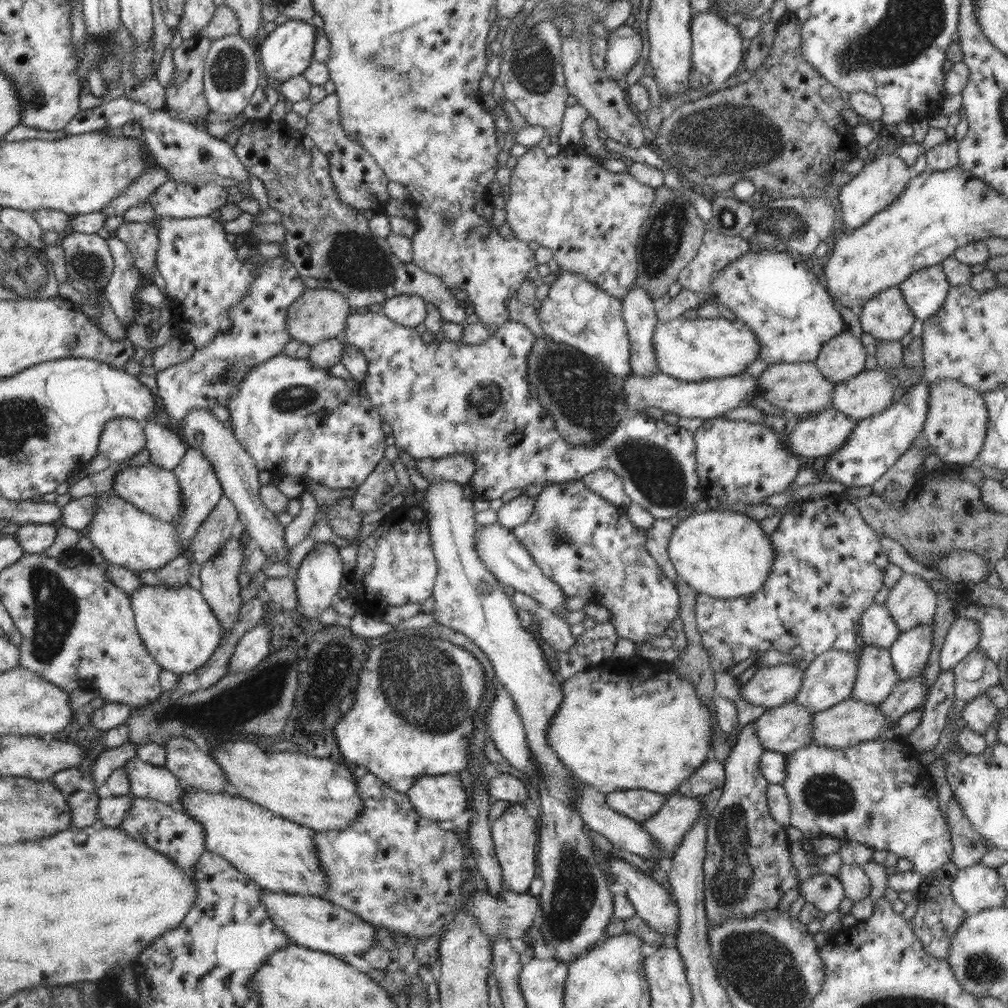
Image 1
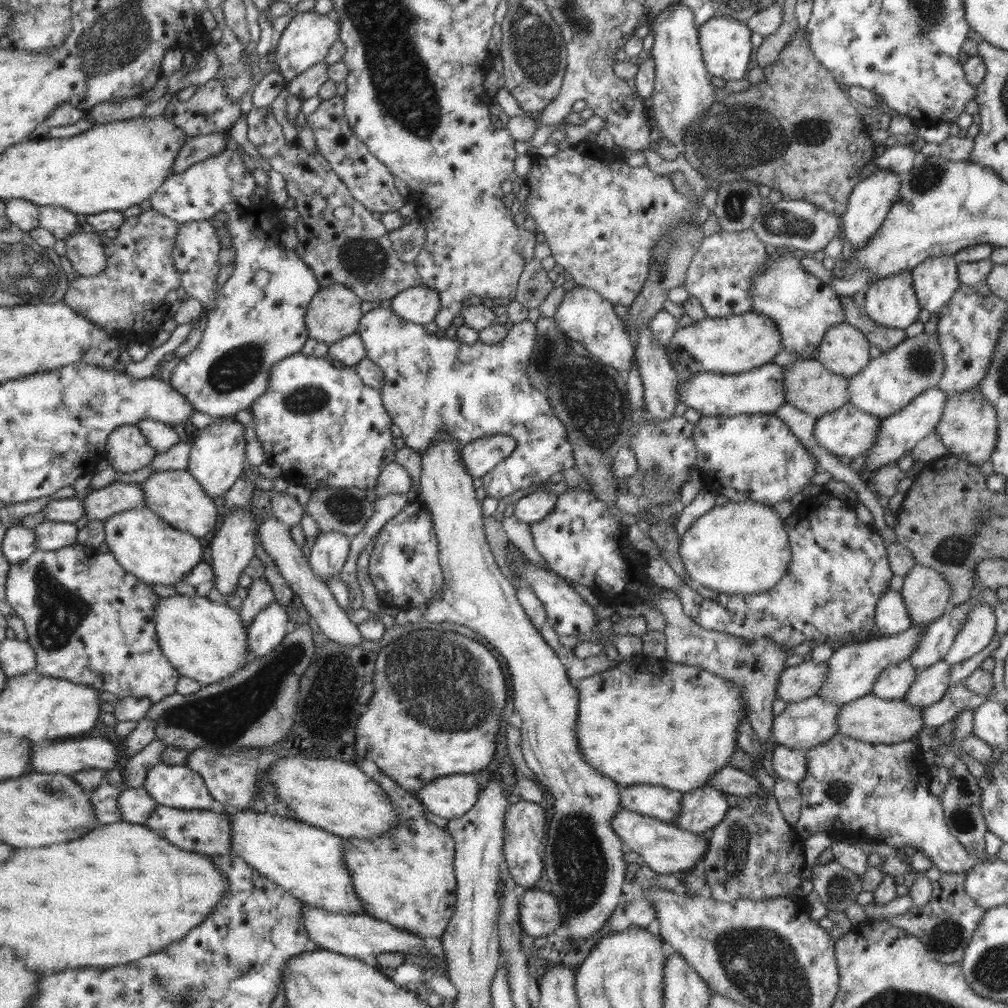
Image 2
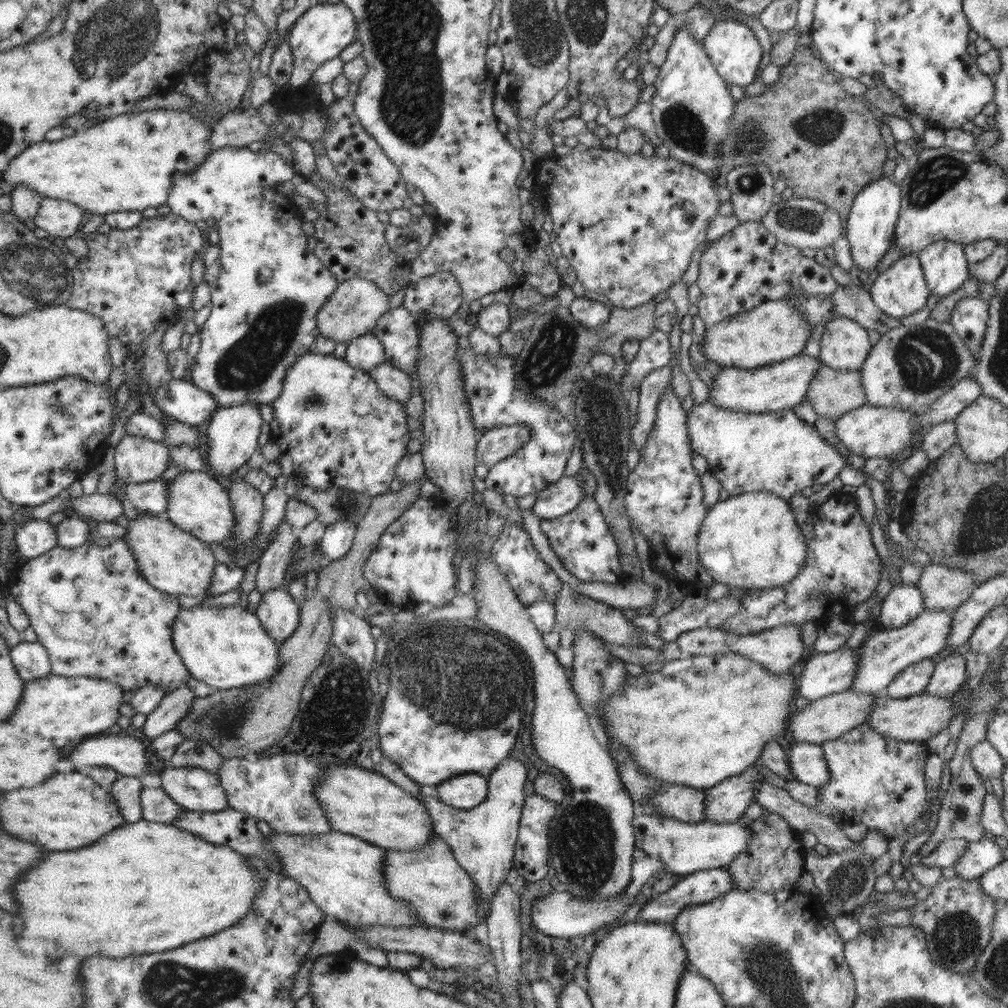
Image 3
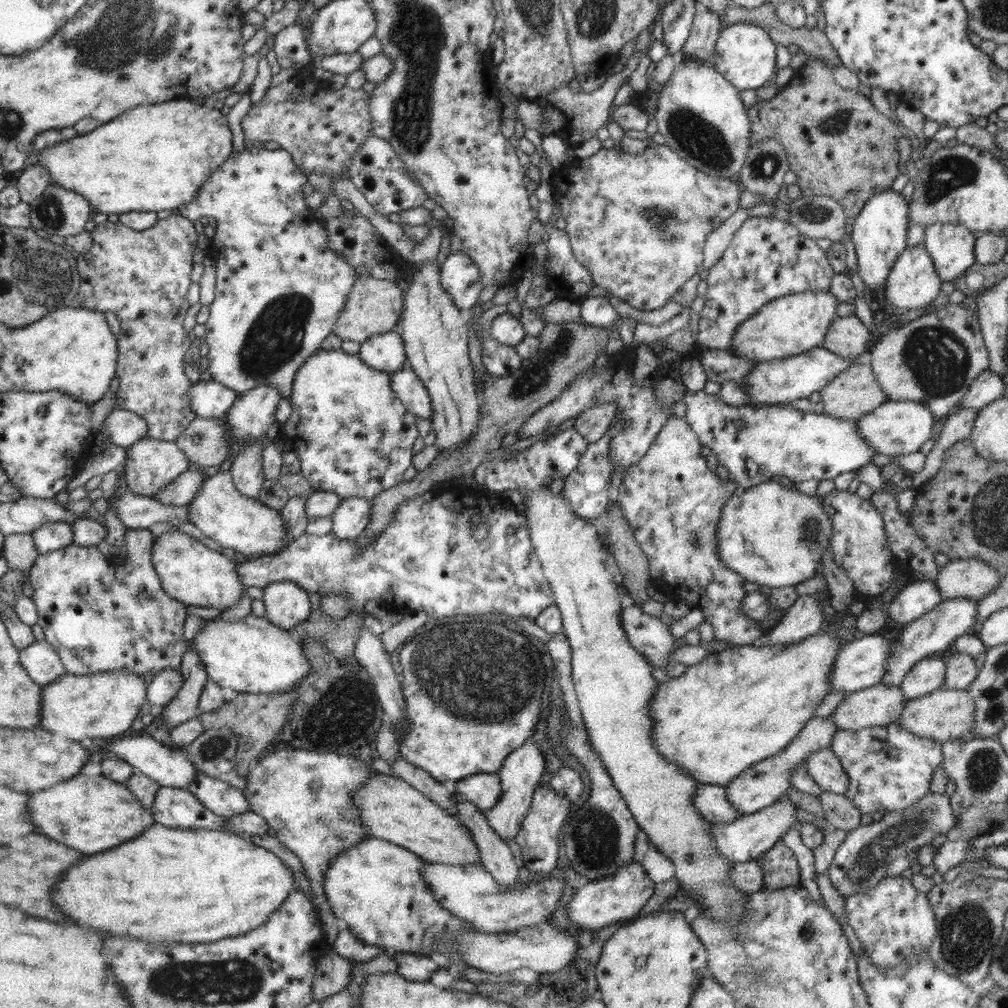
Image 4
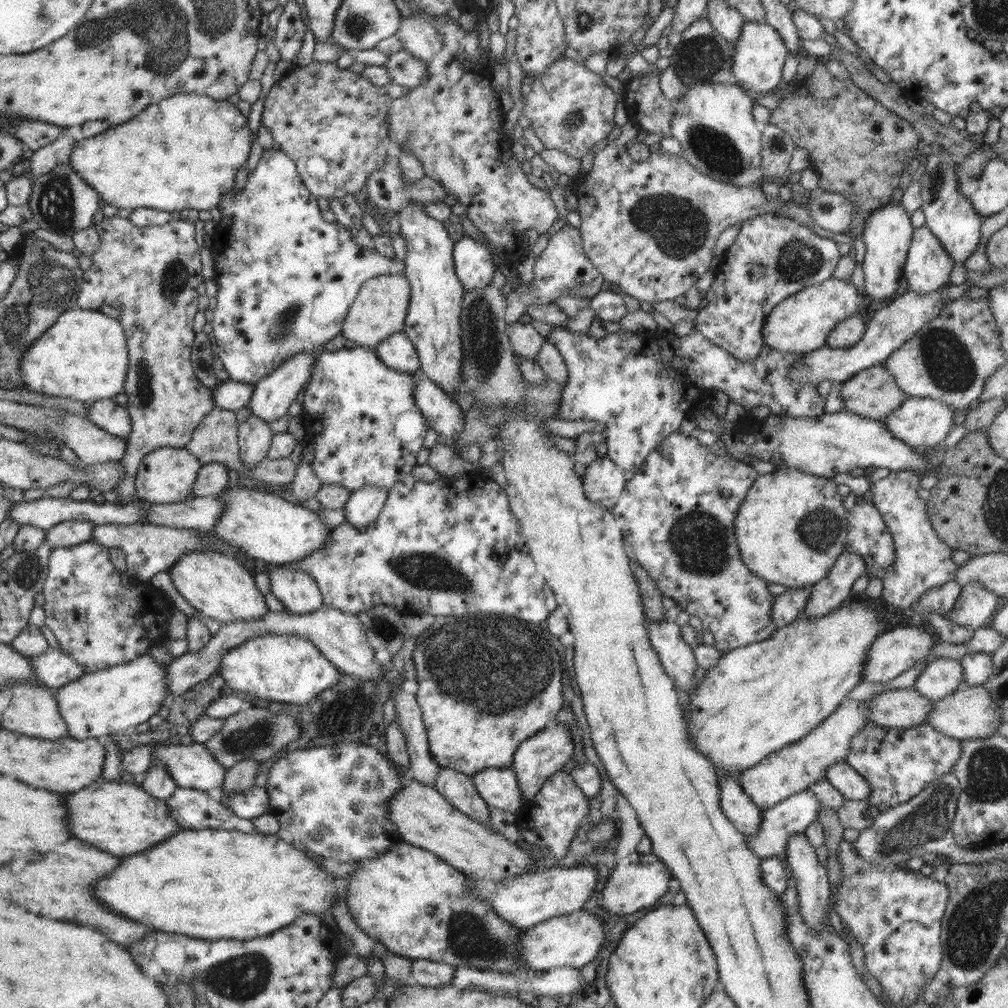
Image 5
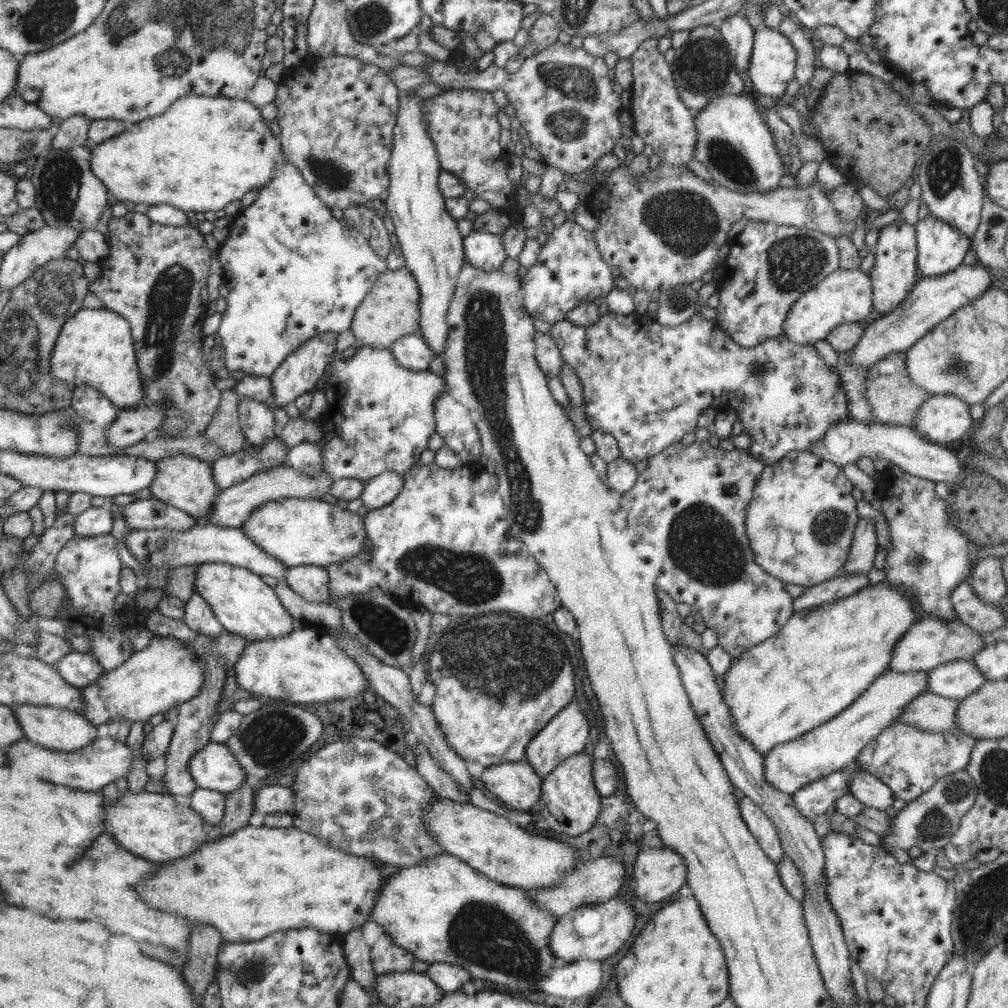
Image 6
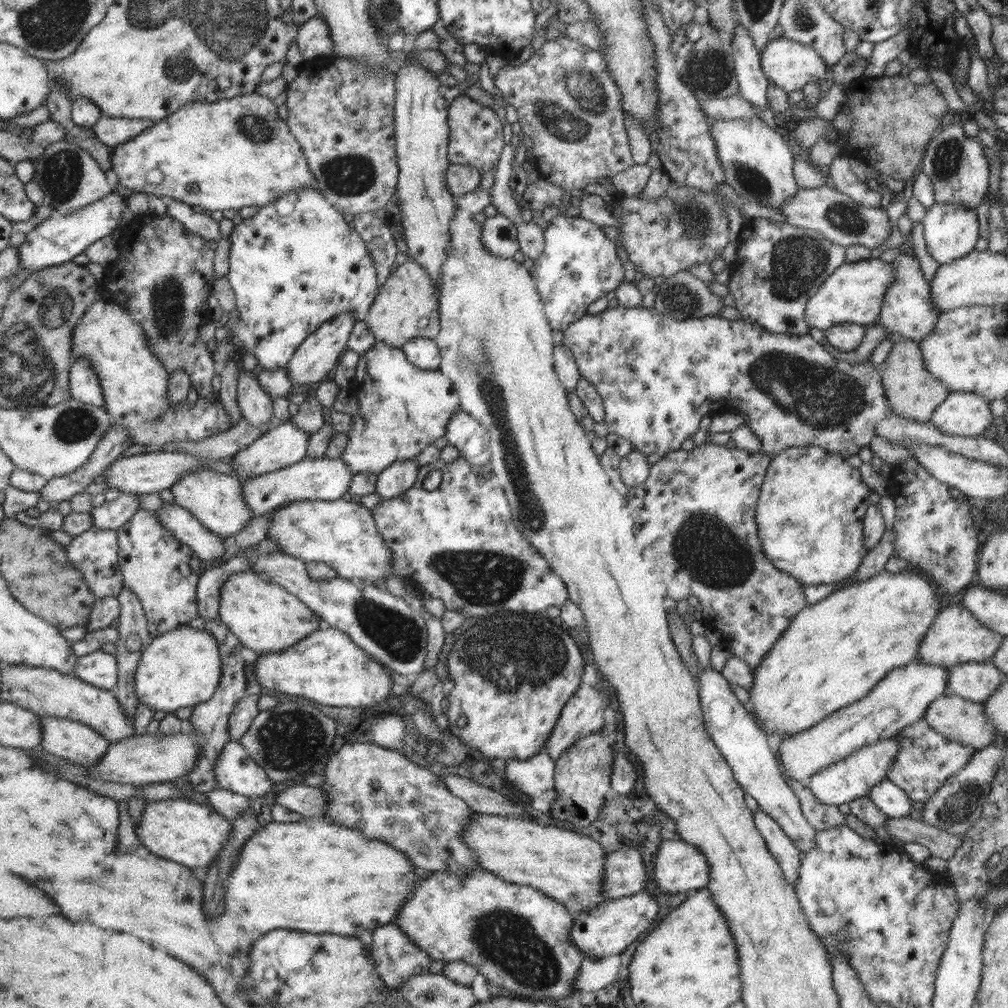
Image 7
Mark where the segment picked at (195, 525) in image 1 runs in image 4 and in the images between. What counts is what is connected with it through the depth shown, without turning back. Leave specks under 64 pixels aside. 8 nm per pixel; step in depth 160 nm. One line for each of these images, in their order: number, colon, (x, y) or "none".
2: (217, 459)
3: (232, 434)
4: (252, 413)

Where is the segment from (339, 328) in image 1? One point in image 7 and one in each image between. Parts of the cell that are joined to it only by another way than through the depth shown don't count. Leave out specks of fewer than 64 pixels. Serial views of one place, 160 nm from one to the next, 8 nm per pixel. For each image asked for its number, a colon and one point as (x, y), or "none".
2: (334, 312)
3: (351, 311)
4: (373, 306)
5: (380, 307)
6: (390, 310)
7: (407, 306)

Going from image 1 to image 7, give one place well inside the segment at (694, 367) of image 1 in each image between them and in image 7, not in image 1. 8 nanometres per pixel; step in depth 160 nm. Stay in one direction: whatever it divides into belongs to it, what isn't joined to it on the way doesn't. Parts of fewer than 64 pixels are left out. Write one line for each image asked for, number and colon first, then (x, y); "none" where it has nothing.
2: (729, 345)
3: (775, 330)
4: (792, 324)
5: (801, 323)
6: (844, 296)
7: (853, 293)

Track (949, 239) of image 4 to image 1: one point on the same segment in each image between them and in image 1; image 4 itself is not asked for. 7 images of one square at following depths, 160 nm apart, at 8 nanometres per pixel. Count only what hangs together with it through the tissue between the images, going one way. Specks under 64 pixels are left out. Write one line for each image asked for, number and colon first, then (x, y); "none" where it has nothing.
1: (924, 291)
2: (935, 280)
3: (944, 264)

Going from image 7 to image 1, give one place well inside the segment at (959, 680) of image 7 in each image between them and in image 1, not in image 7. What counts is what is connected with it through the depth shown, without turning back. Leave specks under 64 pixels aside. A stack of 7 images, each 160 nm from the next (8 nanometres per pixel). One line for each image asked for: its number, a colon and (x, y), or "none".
1: (875, 678)
2: (893, 683)
3: (912, 680)
4: (926, 676)
5: (939, 678)
6: (957, 679)

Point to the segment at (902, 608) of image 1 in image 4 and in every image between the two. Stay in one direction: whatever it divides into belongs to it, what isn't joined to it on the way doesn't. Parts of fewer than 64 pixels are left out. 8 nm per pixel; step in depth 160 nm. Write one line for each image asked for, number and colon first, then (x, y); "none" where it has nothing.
2: (926, 595)
3: (943, 588)
4: (969, 578)

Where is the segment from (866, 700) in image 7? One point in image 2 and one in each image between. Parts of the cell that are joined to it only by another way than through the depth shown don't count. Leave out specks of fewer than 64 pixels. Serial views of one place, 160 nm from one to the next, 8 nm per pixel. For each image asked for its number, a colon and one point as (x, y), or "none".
2: (704, 807)
3: (726, 802)
4: (766, 782)
5: (791, 769)
6: (789, 766)

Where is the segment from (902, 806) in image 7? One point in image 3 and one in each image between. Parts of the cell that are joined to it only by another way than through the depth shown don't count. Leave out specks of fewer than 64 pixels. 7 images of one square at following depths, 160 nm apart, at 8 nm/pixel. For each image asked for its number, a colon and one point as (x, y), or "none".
3: (807, 761)
4: (824, 767)
5: (841, 775)
6: (869, 790)

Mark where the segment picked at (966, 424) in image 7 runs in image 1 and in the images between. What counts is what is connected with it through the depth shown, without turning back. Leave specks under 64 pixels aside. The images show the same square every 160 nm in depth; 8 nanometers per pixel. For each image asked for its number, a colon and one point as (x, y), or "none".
1: (822, 434)
2: (848, 431)
3: (869, 431)
4: (896, 428)
5: (921, 423)
6: (940, 419)

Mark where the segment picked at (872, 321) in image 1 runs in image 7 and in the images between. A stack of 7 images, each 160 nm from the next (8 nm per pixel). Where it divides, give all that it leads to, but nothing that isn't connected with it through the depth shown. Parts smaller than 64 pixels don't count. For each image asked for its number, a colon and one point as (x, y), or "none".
2: (891, 301)
3: (901, 290)
4: (913, 283)
5: (927, 268)
6: (941, 248)
7: (951, 231)

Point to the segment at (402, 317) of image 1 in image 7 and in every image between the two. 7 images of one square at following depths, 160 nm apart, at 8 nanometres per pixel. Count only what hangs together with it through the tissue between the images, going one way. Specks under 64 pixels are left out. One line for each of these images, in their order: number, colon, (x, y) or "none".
2: (419, 304)
3: (438, 296)
4: (460, 277)
5: (474, 265)
6: (485, 251)
7: (499, 236)

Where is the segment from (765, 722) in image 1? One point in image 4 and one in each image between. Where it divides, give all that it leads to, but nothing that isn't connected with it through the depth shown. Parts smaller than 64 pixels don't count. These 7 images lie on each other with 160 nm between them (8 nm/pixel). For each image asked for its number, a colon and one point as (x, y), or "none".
2: (810, 722)
3: (827, 718)
4: (880, 705)

